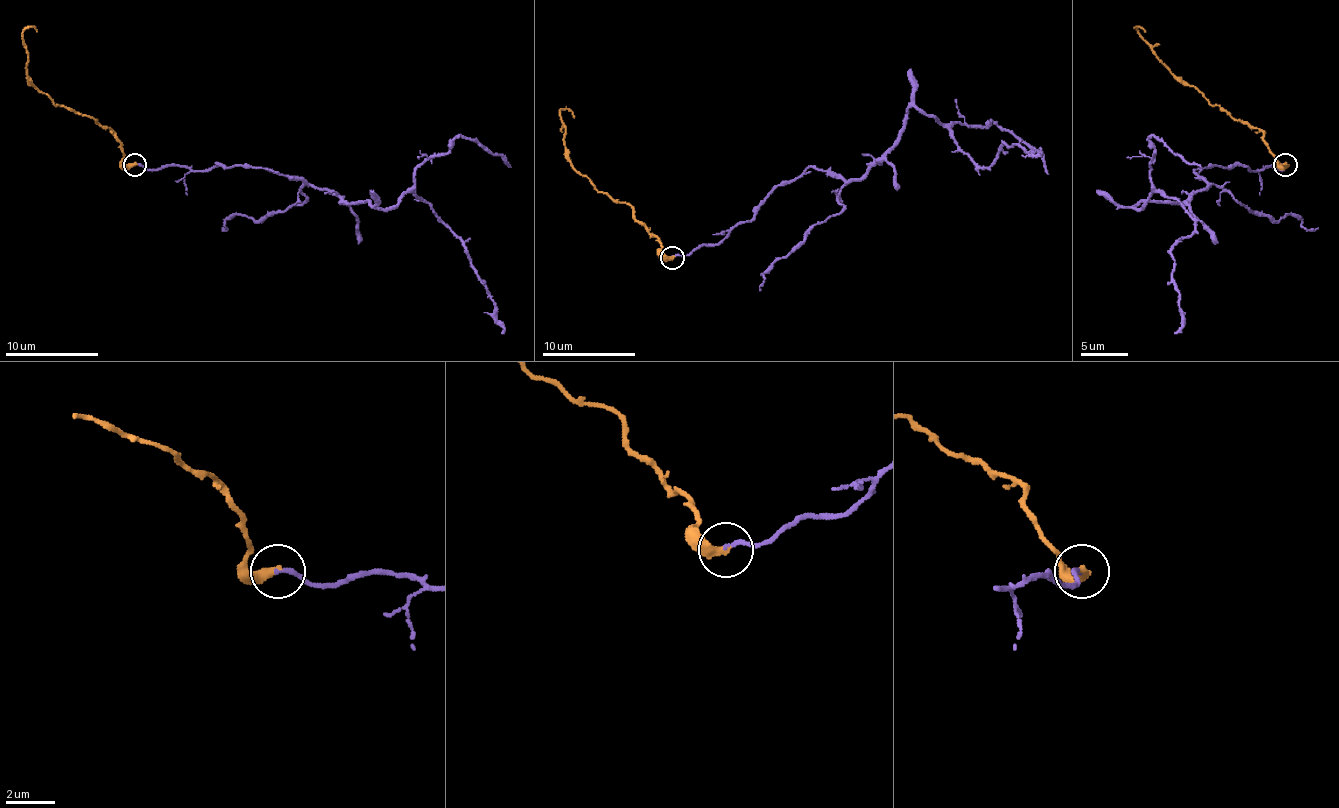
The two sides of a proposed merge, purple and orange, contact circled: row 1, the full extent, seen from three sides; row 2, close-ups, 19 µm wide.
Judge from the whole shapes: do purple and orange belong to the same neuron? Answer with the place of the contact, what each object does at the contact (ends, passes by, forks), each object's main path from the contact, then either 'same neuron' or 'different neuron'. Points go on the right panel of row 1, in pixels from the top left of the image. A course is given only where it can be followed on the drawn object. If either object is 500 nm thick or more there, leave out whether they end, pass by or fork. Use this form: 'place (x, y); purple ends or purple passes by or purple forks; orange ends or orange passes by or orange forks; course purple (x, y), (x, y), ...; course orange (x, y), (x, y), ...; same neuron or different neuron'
place (1285, 164); purple ends; orange ends; course purple (1284, 165), (1212, 165), (1182, 202), (1135, 205), (1163, 193), (1194, 221), (1170, 251), (1175, 333); course orange (1284, 165), (1277, 163), (1257, 128), (1245, 121), (1236, 121), (1173, 74), (1135, 27), (1145, 32); same neuron

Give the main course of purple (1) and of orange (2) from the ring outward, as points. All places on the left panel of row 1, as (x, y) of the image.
1: (134, 165), (255, 167), (346, 202), (388, 209), (409, 193), (423, 198), (467, 251), (504, 333)
2: (134, 165), (122, 163), (122, 144), (108, 128), (34, 86), (22, 34), (29, 27), (36, 32)

